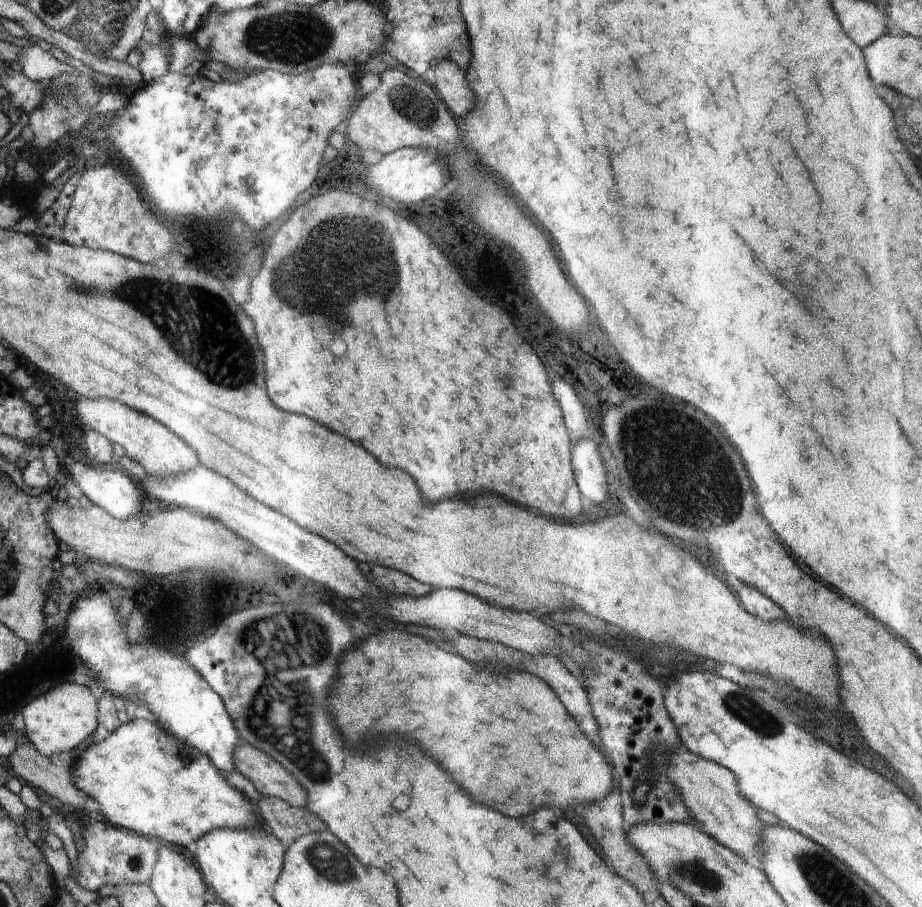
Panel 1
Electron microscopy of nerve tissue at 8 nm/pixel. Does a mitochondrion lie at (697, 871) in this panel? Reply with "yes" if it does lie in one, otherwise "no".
yes

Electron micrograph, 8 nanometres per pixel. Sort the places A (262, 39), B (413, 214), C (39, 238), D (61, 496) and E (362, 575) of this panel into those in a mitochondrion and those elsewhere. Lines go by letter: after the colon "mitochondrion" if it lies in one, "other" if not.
A: mitochondrion
B: other
C: other
D: other
E: other

